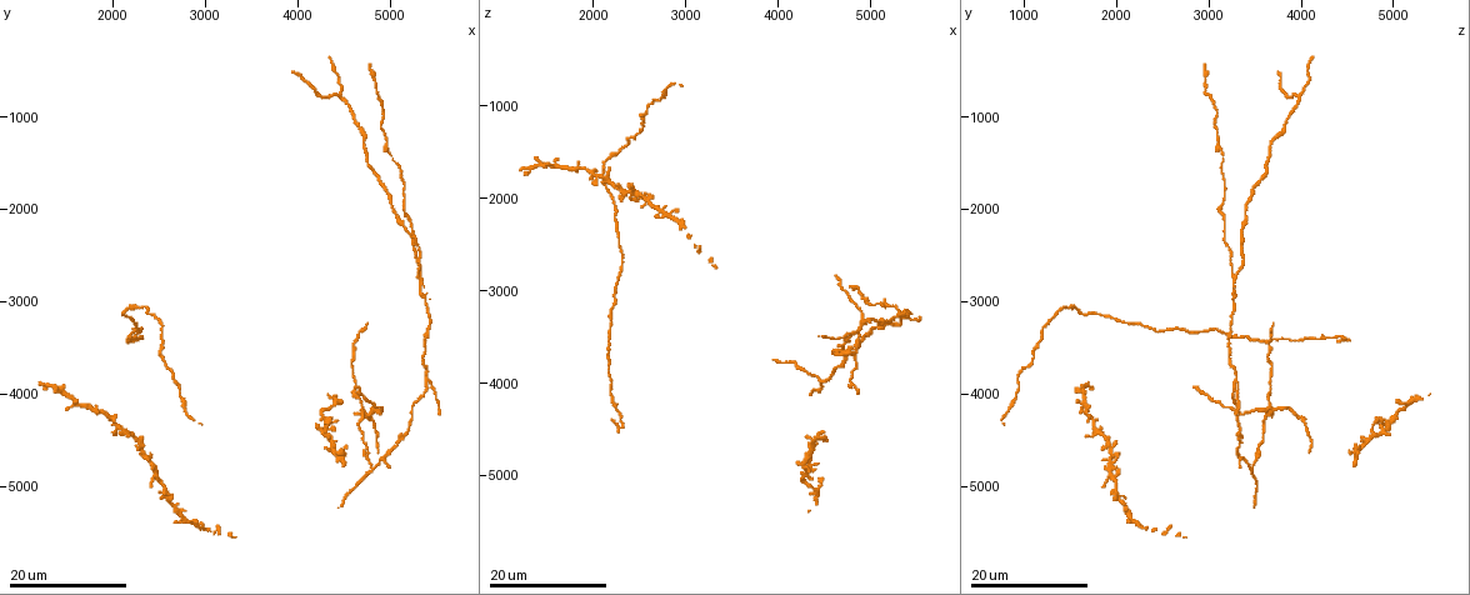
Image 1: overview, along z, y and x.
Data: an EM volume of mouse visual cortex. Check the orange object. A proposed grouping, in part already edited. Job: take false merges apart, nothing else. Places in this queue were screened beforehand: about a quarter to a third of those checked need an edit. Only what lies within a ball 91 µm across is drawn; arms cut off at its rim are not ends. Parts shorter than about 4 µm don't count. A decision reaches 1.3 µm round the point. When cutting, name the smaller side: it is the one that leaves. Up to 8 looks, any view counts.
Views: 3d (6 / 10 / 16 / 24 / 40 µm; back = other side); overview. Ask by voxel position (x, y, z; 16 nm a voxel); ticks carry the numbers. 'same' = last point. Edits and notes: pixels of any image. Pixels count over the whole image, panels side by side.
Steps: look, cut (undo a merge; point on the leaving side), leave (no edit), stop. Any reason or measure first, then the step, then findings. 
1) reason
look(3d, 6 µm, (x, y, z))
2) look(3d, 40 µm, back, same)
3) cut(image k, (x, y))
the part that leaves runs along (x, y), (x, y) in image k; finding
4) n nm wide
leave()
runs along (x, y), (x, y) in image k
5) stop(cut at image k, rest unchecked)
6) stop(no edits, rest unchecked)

side arm on a straight run
look(3d, 16 µm, (5300, 2750, 3250))

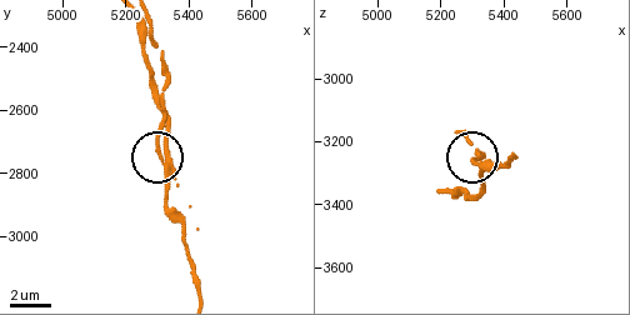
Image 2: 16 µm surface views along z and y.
look(3d, 6 µm, (5320, 2710, 3300))

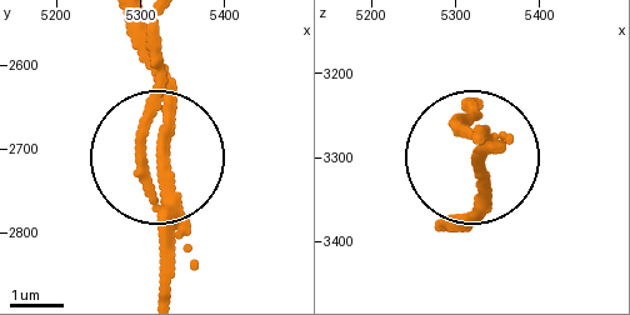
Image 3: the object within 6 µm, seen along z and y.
210 nm wide
cut(image 3, (160, 134))
the part that leaves runs along (170, 213), (170, 110), (139, 29) in image 3; a second cell is stuck on

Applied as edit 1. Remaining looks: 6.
a fork
look(3d, 24 µm, (5450, 3850, 3300))

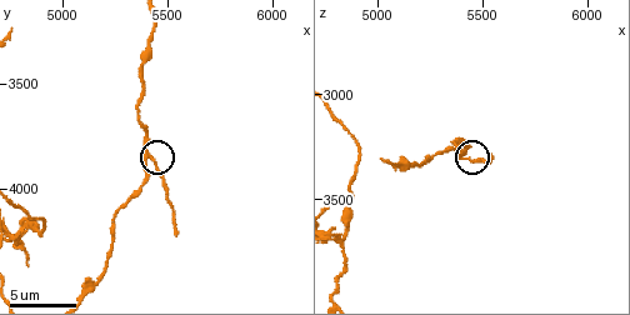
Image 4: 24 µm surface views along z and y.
look(3d, 6 µm, (5430, 3850, 3310))

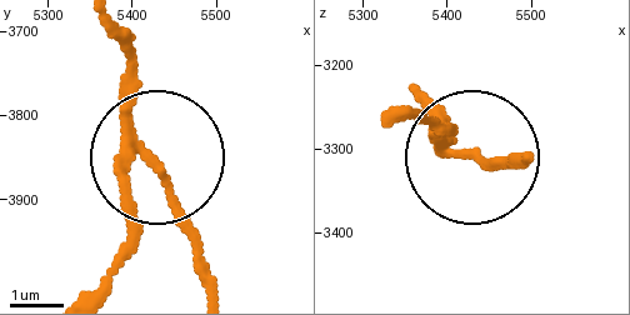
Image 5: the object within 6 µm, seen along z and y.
3 arms
cut(image 5, (129, 204))
the part that leaves runs along (131, 125), (131, 241), (105, 281) in image 5; two cells meet here

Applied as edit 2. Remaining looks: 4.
see it whole again
look(overview)

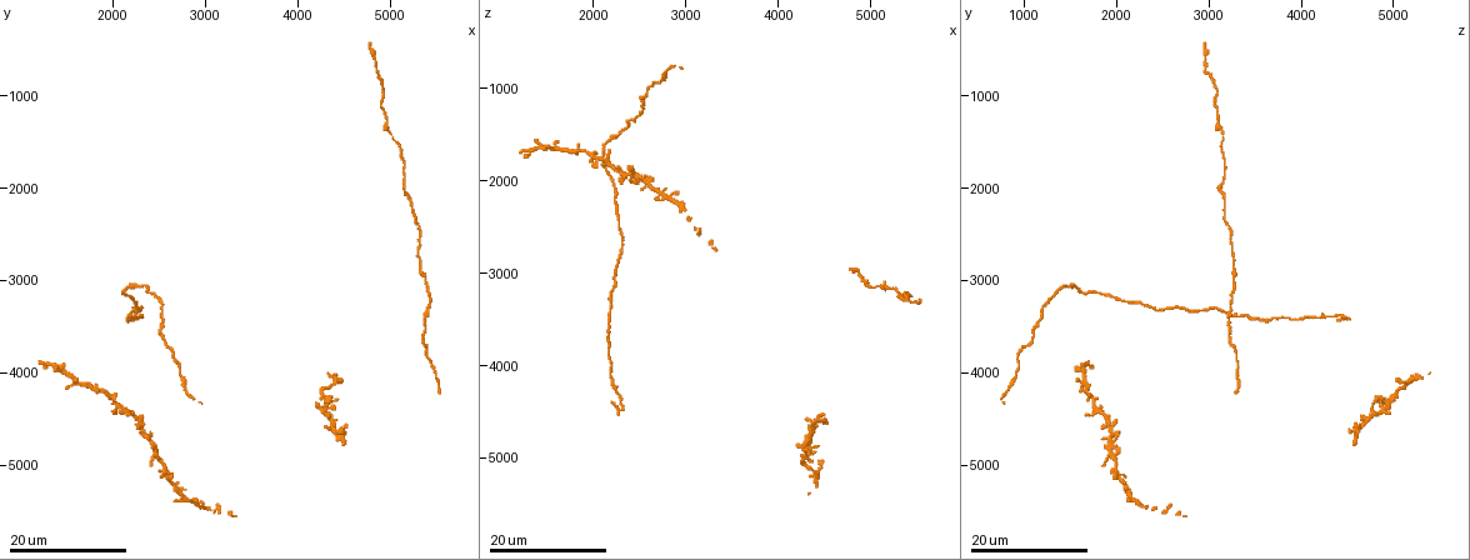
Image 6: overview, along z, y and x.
look(3d, 16 µm, (2150, 3450, 3700))

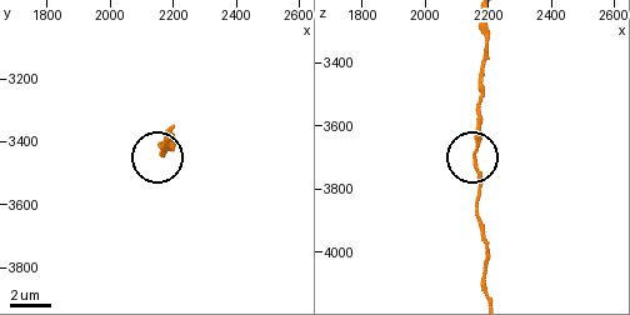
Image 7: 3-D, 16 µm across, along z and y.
look(3d, 10 µm, (2160, 3400, 3710))

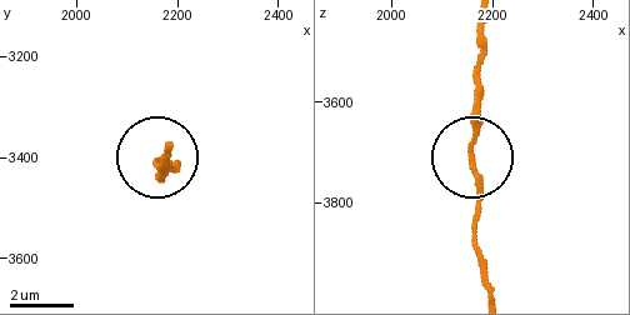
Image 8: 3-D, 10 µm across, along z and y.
leave()
runs along (481, 24), (476, 239) in image 8; all the same cell

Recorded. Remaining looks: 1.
stop(cut at image 3, cut at image 5, rest unchecked)

